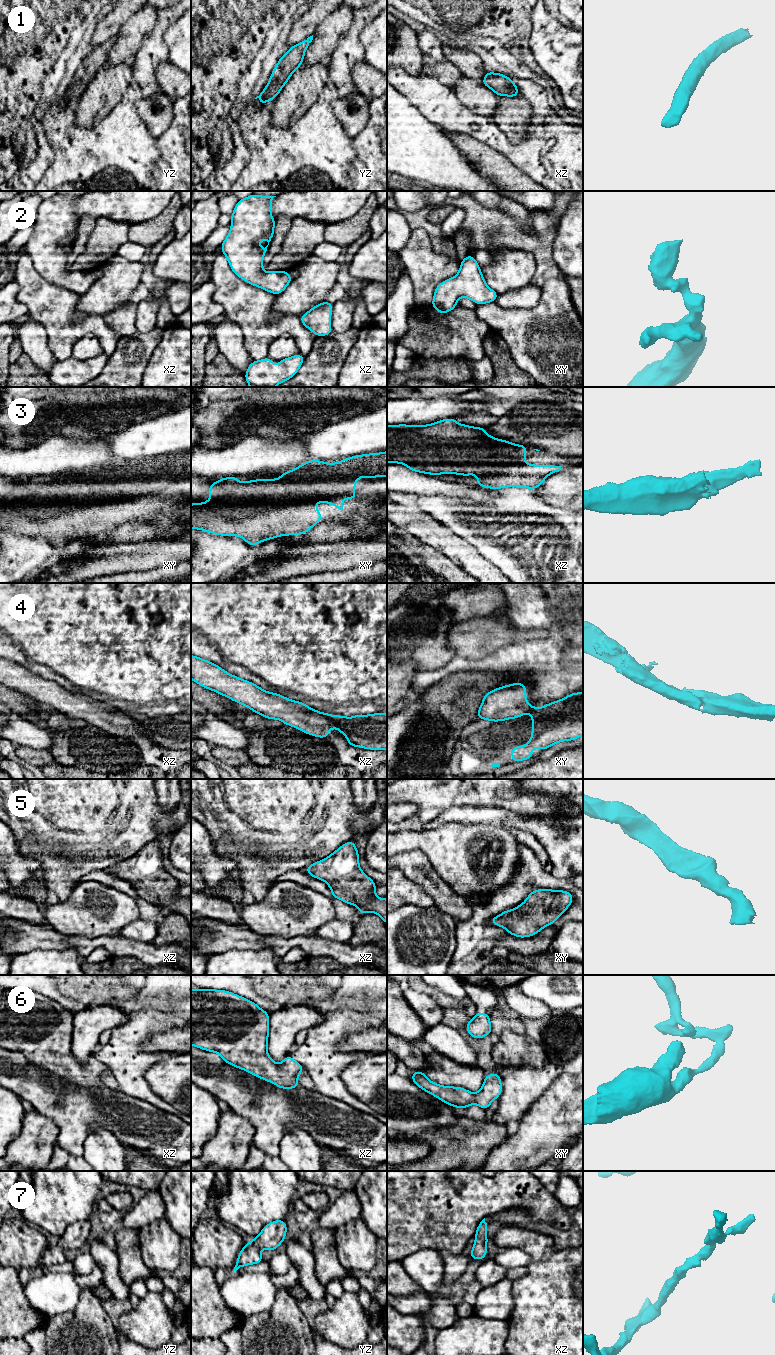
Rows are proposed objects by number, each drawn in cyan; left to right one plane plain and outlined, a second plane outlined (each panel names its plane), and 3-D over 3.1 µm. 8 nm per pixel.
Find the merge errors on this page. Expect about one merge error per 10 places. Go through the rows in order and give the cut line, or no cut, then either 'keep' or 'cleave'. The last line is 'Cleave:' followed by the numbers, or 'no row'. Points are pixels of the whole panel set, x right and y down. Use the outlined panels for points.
1: no cut | keep
2: no cut | keep
3: no cut | keep
4: xz (324, 714), (335, 725) | cleave
5: no cut | keep
6: no cut | keep
7: no cut | keep
Cleave: 4

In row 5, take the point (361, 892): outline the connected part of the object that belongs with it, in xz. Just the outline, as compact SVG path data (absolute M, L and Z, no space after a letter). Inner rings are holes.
M353 840L344 843L325 859L311 864L305 871L326 882L333 898L357 905L361 915L374 912L387 924L387 899L375 896L375 882L361 870Z

